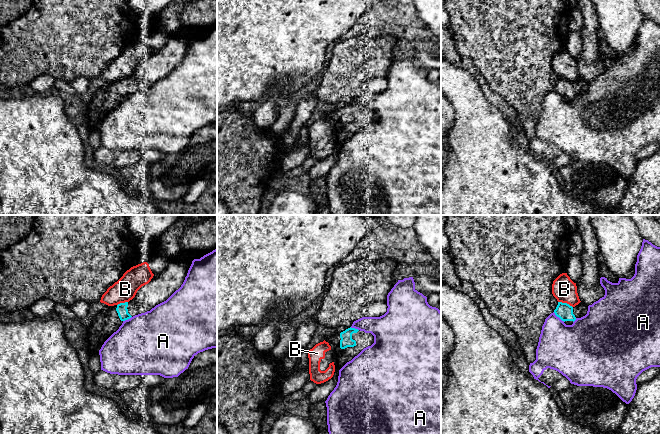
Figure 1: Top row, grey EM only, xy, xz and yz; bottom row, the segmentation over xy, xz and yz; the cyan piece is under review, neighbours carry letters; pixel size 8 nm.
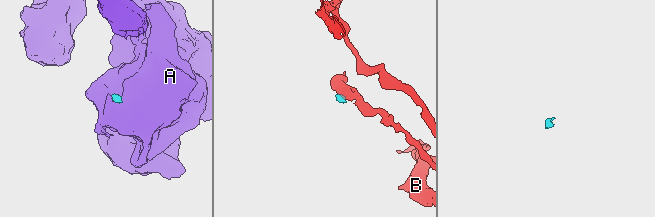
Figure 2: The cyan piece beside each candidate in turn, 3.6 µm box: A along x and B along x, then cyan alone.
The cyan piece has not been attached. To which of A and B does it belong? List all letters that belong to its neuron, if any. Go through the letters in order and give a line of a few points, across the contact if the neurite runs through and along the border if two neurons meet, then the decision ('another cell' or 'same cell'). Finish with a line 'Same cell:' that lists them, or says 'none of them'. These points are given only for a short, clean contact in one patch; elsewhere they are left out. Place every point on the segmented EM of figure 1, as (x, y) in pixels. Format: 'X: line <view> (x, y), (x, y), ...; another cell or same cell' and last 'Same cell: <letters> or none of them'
A: line yz (553, 312), (564, 321); another cell
B: line yz (558, 301), (568, 303), (572, 307); another cell
Same cell: none of them

